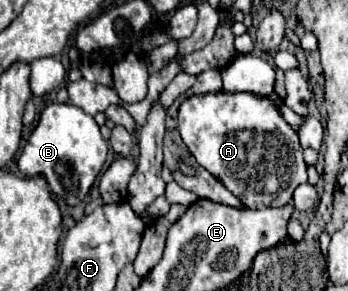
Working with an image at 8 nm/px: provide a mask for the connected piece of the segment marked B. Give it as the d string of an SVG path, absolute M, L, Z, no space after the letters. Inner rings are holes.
M51 103L43 109L39 125L31 133L19 155L19 171L27 177L43 173L51 185L51 191L69 205L81 203L81 199L91 189L97 179L105 159L109 145L101 137L99 125L91 115L71 103Z

